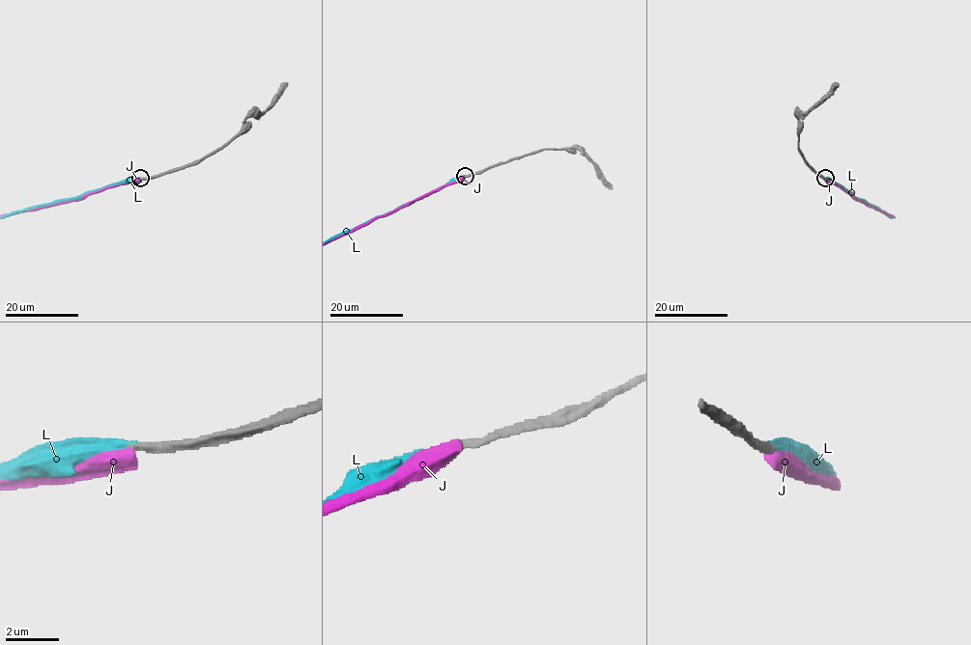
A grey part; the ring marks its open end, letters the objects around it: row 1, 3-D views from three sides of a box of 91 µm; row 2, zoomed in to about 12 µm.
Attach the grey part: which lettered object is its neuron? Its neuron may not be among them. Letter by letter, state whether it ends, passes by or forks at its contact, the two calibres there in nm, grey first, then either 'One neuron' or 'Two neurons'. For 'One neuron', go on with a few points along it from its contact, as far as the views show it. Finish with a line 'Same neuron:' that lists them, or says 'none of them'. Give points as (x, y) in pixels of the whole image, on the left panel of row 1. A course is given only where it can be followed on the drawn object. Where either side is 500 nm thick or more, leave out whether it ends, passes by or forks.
J: Thickness 300 nm (grey) against 550 nm. Two neurons
L: It ends there. Thickness 300 nm (grey) against 320 nm. One neuron. Its course: (140, 178), (128, 178), (85, 194), (33, 206), (0, 218)
Same neuron: L

